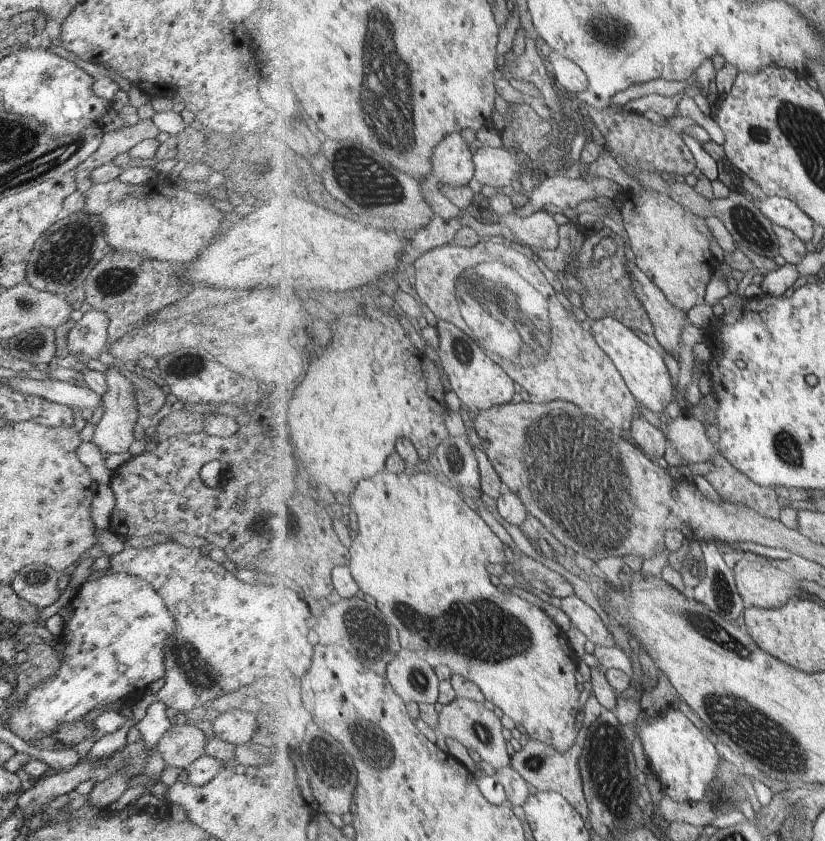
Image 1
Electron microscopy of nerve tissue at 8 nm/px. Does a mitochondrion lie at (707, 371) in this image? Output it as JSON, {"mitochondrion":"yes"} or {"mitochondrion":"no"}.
{"mitochondrion":"no"}

